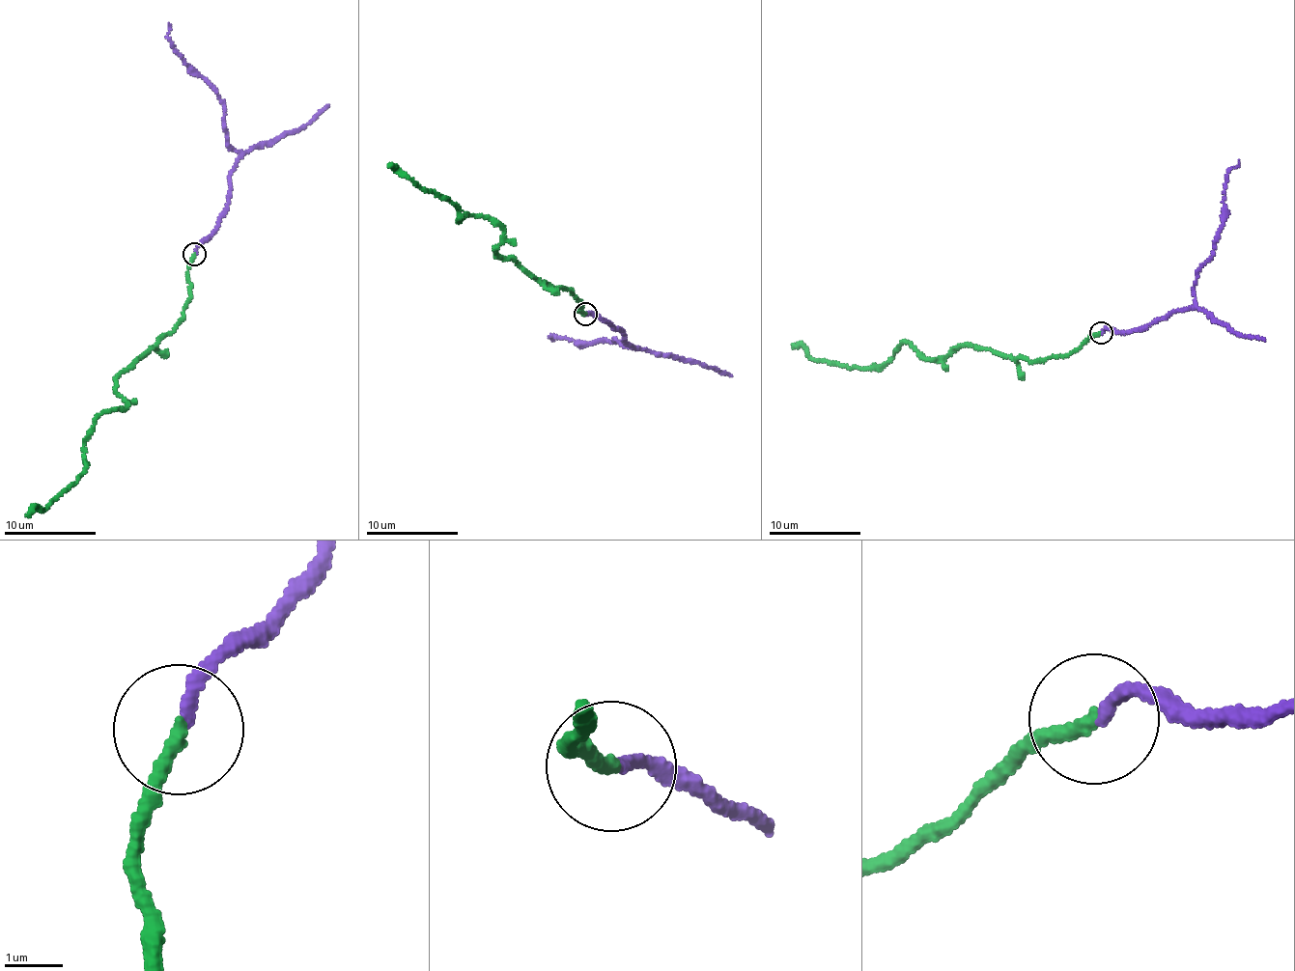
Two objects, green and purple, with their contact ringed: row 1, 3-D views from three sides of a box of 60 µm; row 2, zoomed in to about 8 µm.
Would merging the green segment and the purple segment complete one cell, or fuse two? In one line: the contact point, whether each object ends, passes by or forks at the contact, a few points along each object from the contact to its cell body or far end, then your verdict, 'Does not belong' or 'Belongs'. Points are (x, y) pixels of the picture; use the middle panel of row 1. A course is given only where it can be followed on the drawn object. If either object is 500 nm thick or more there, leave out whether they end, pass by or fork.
Place: (585, 314). At the ring green ends. At the ring purple ends. Course of green: (586, 315), (572, 291), (540, 282), (497, 254), (503, 228), (470, 216), (458, 220), (454, 205), (387, 164). Course of purple: (586, 315), (618, 328), (624, 344), (633, 347), (622, 344), (616, 337), (587, 343), (550, 337). Belongs

